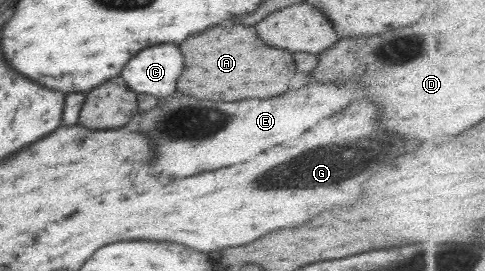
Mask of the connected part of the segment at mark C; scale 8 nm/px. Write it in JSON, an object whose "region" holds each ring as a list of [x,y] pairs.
{"region":[[[162,44],[138,51],[122,68],[120,76],[132,92],[150,94],[156,98],[170,96],[182,70],[178,46]]]}

